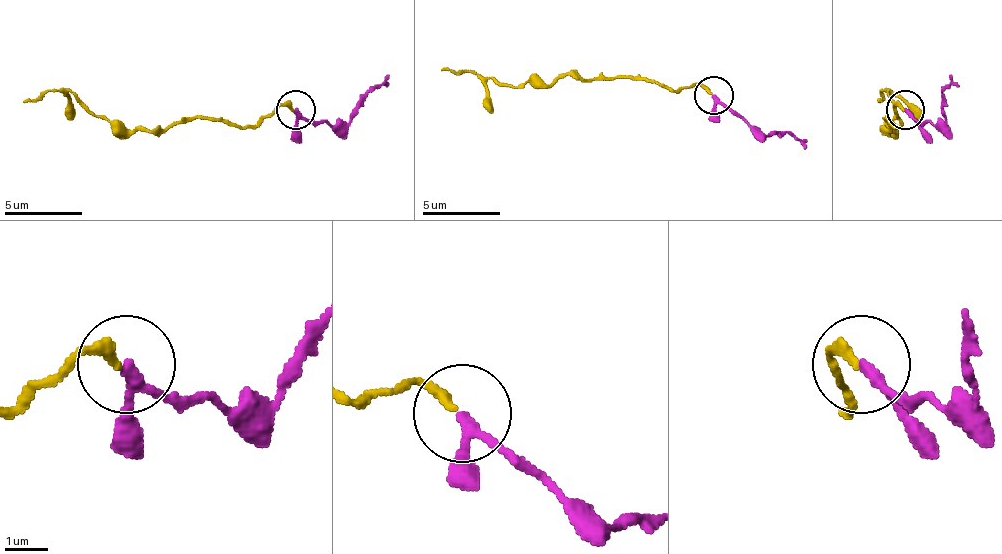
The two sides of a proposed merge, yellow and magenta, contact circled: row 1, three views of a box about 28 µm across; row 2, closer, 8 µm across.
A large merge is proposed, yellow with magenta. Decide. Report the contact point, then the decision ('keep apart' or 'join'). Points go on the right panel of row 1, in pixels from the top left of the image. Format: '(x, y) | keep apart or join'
(905, 109) | join

